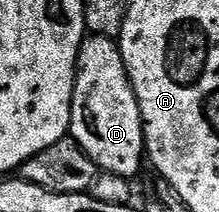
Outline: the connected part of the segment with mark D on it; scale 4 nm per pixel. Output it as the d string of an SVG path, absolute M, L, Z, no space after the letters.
M89 34L81 43L77 55L69 136L96 162L101 172L133 178L141 163L146 163L145 131L139 102L127 78L118 41L112 36Z

